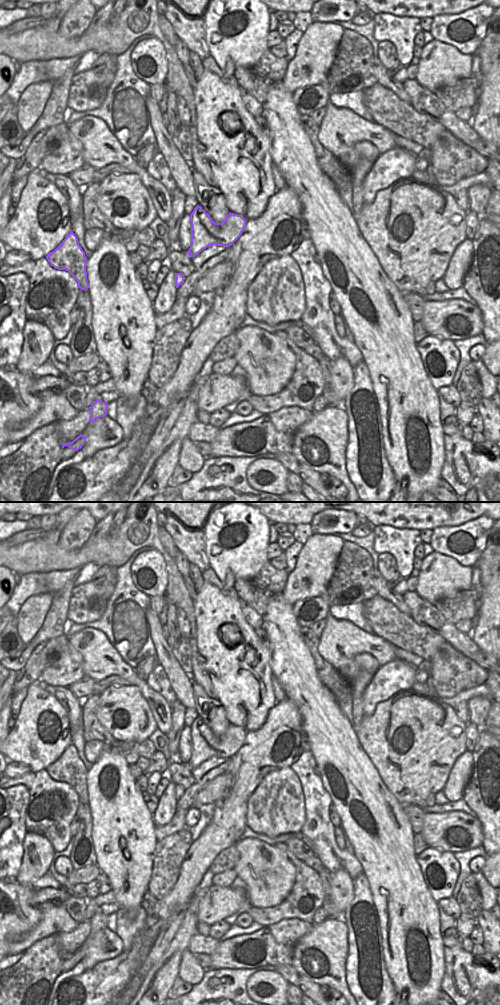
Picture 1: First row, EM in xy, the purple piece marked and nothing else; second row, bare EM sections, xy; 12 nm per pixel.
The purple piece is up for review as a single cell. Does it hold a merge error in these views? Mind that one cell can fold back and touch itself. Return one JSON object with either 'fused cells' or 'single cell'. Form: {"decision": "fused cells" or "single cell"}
{"decision": "fused cells"}

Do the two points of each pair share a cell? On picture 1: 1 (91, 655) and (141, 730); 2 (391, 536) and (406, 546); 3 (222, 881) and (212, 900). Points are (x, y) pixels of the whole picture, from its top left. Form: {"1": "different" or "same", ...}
{"1": "different", "2": "same", "3": "different"}

